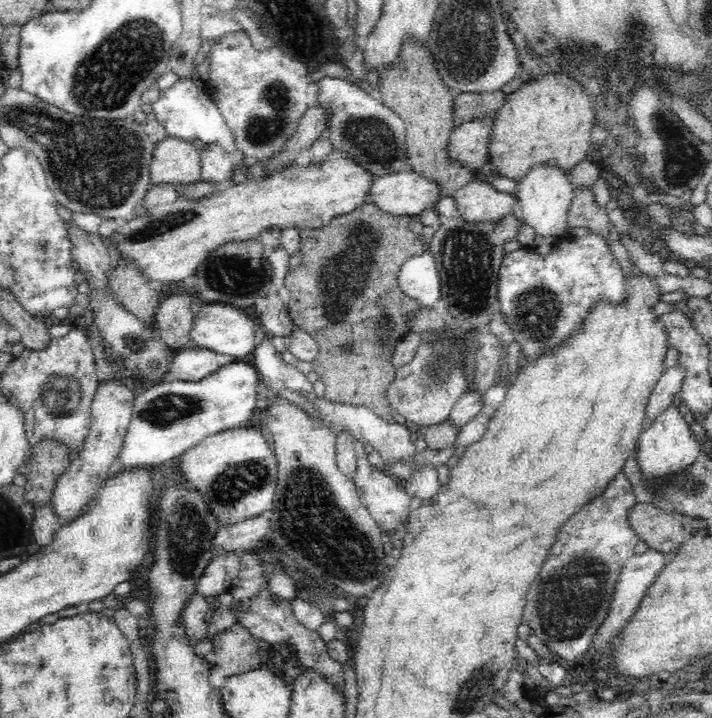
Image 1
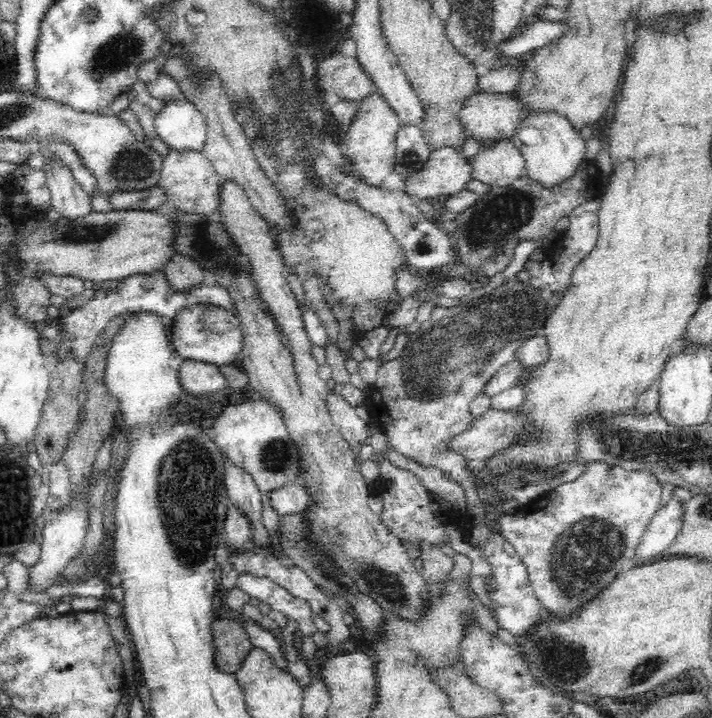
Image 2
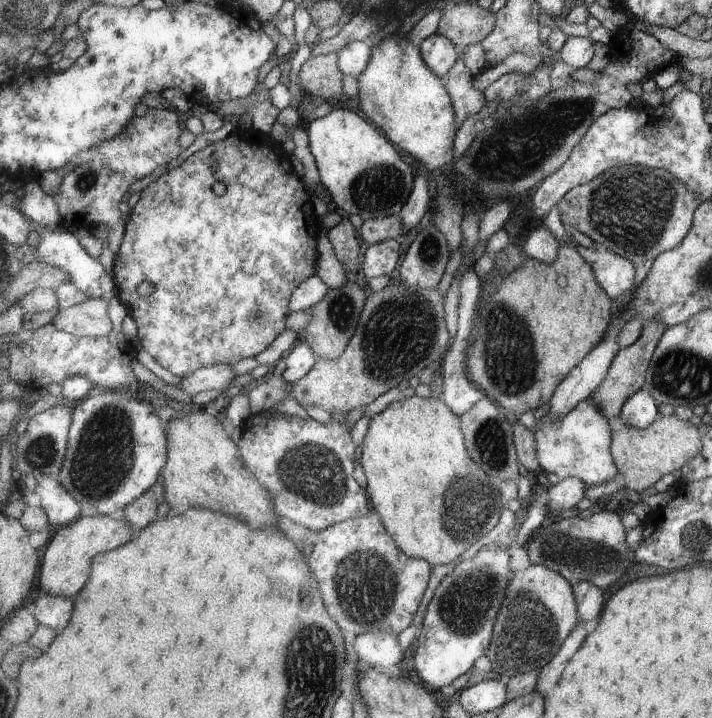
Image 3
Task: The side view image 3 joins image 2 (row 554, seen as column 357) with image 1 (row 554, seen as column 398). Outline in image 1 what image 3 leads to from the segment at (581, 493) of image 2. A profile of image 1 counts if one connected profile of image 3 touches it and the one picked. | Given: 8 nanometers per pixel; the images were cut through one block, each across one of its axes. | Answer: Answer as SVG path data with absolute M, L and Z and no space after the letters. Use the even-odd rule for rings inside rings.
M622 468L607 482L599 495L586 501L560 526L556 540L548 548L546 560L541 564L536 580L530 586L522 615L524 624L534 630L534 634L555 658L571 667L572 664L578 664L584 656L588 656L590 644L596 638L600 626L606 622L606 616L610 614L612 597L623 564L634 555L639 536L631 526L629 515L636 504L636 494Z

